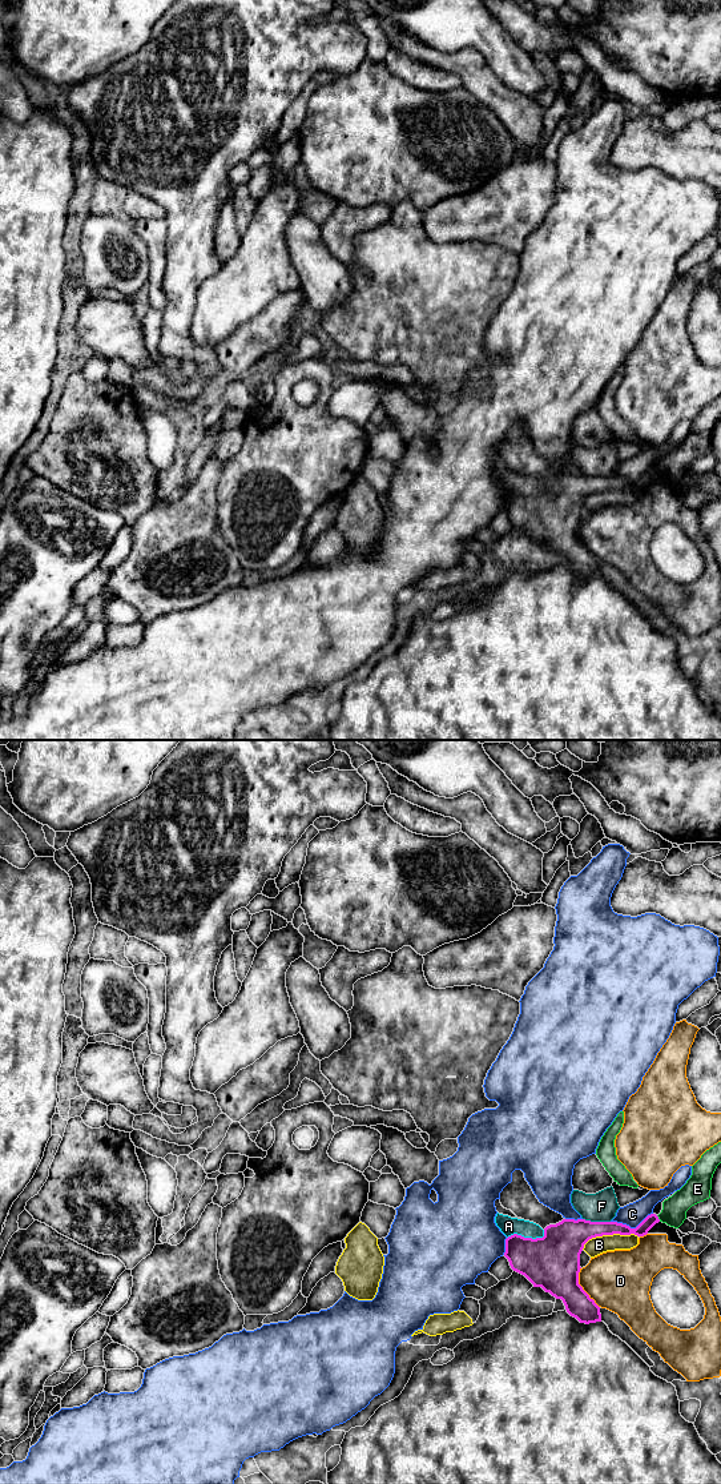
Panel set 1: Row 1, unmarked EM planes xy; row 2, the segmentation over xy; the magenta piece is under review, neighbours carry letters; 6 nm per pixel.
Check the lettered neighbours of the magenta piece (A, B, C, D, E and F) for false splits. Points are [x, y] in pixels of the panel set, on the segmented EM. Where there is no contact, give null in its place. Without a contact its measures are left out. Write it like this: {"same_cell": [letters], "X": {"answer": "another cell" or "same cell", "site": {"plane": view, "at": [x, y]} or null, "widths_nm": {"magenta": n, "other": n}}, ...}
{"same_cell": ["A"], "A": {"answer": "same cell", "site": {"plane": "xy", "at": [527, 1238]}, "widths_nm": {"magenta": 320, "other": 110}}, "B": {"answer": "another cell", "site": {"plane": "xy", "at": [608, 1234]}, "widths_nm": {"magenta": 220, "other": 110}}, "C": {"answer": "another cell", "site": {"plane": "xy", "at": [629, 1227]}, "widths_nm": {"magenta": 110, "other": 140}}, "D": {"answer": "another cell", "site": {"plane": "xy", "at": [581, 1287]}, "widths_nm": {"magenta": 320, "other": 380}}, "E": {"answer": "another cell", "site": {"plane": "xy", "at": [657, 1218]}, "widths_nm": {"magenta": 70, "other": 150}}, "F": {"answer": "another cell", "site": {"plane": "xy", "at": [596, 1222]}, "widths_nm": {"magenta": 260, "other": 180}}}

